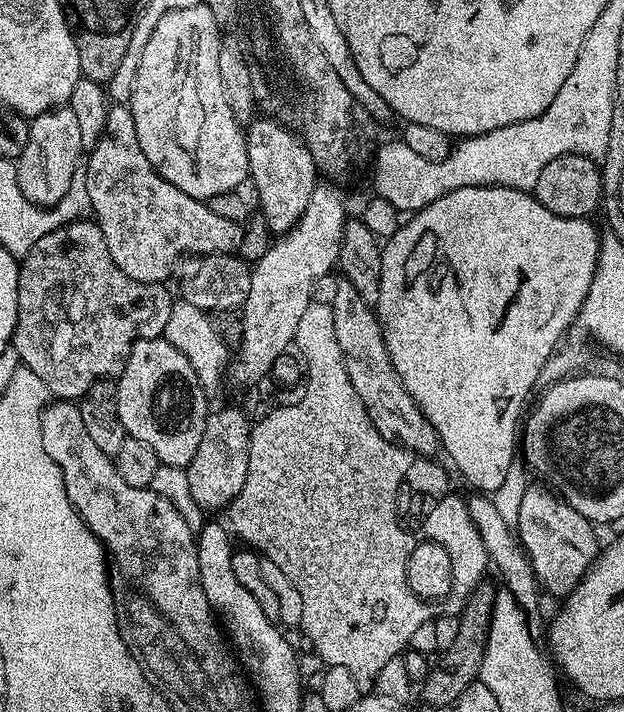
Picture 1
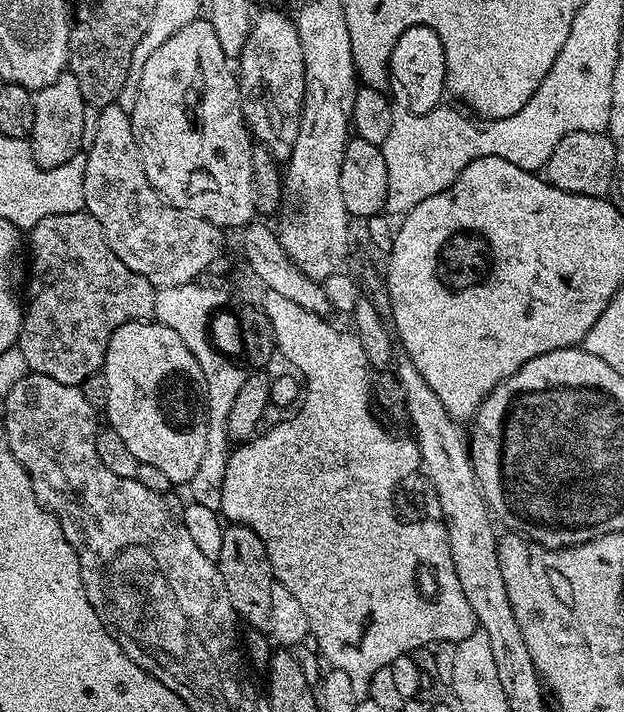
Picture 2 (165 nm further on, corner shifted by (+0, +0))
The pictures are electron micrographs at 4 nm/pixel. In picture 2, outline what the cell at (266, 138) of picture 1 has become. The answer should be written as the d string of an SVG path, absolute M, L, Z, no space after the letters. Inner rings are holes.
M268 8L253 15L246 46L238 57L238 79L242 114L253 141L277 162L286 162L292 157L294 138L298 138L304 101L304 51L289 13Z

